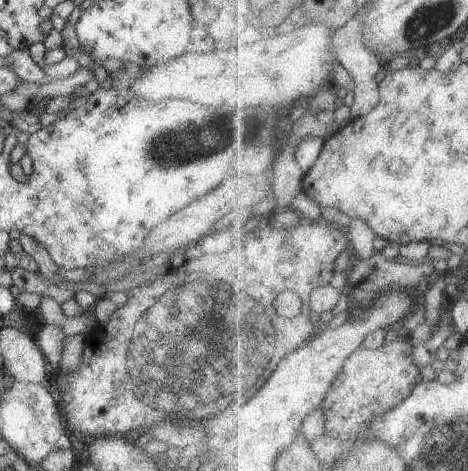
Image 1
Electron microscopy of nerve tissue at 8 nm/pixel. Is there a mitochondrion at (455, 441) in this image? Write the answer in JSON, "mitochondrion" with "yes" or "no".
{"mitochondrion":"yes"}

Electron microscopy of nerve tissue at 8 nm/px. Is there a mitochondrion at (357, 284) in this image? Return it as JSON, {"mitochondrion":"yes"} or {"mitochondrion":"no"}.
{"mitochondrion":"no"}

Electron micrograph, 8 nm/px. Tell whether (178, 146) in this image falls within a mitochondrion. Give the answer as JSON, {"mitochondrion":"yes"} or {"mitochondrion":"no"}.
{"mitochondrion":"yes"}

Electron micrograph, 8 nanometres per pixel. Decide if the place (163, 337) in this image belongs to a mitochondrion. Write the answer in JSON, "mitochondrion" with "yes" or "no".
{"mitochondrion":"yes"}

